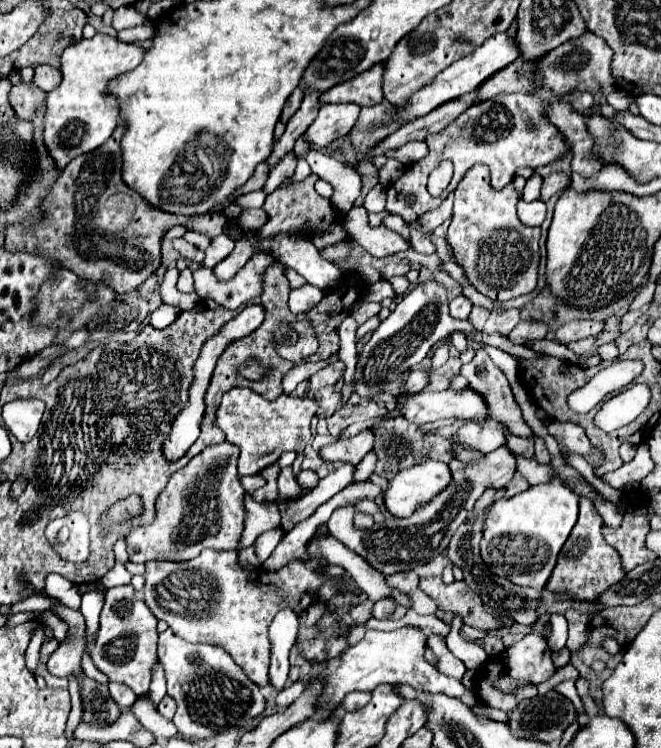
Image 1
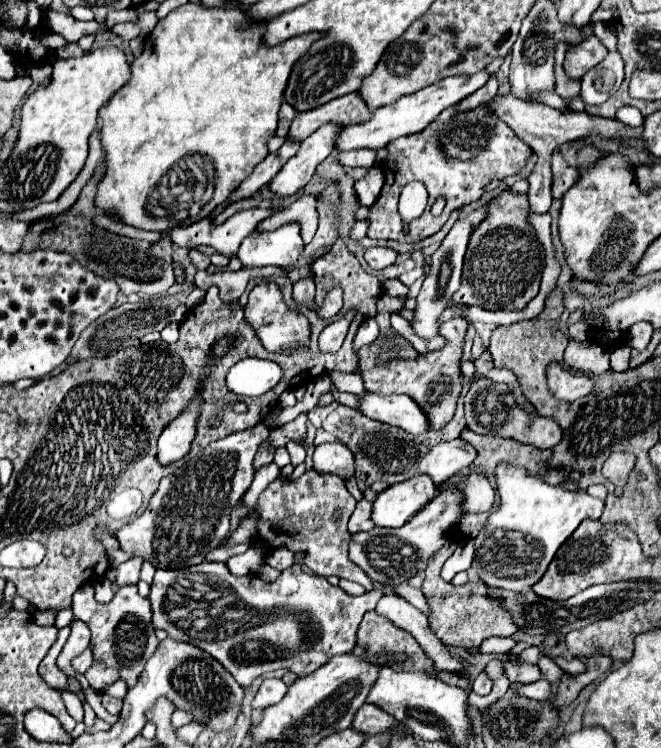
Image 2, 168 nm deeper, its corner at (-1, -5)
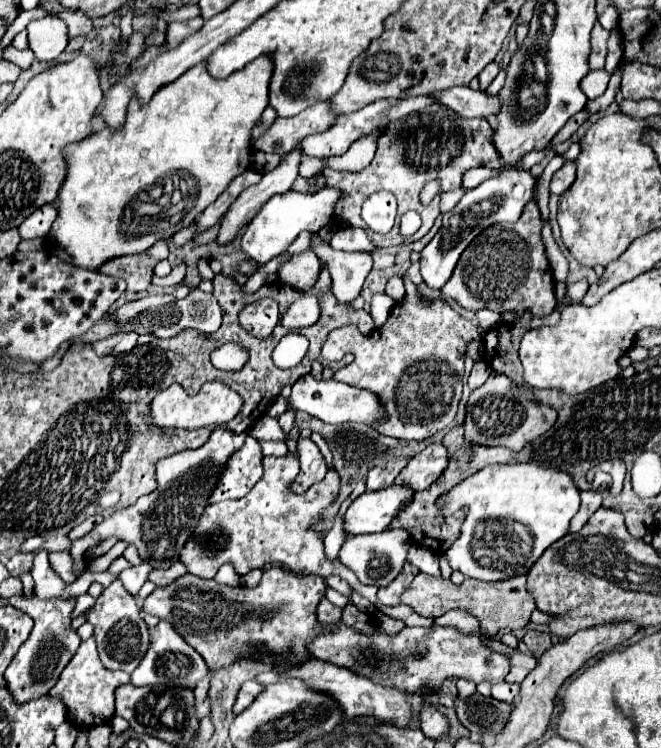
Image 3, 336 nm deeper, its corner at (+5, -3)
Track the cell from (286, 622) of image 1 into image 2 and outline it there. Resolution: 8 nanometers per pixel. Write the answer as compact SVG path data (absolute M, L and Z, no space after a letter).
M266 678L260 684L260 688L258 688L258 692L256 692L254 700L252 700L252 708L254 710L264 710L264 708L268 708L272 704L278 704L284 698L286 690L288 690L288 686L282 680Z

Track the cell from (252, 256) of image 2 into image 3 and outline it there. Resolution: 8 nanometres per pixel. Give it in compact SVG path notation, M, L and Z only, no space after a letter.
M322 188L314 194L306 192L294 192L288 190L284 194L272 196L264 208L254 216L254 220L248 224L244 236L242 236L242 250L256 260L258 264L266 264L274 256L288 250L288 246L296 240L296 236L304 230L318 232L322 226L326 226L336 212L336 202L344 198L344 192L340 188Z

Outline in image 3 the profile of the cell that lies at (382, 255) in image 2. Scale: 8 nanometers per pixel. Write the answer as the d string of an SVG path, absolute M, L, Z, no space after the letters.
M312 234L312 250L322 262L326 262L330 270L334 296L340 302L354 300L360 294L368 272L372 270L372 254L332 250L330 244L324 242L318 234Z

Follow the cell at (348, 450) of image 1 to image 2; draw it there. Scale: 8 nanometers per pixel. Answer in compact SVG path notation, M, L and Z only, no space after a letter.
M340 442L316 446L312 460L314 460L312 468L318 474L336 474L344 480L354 474L354 456Z

